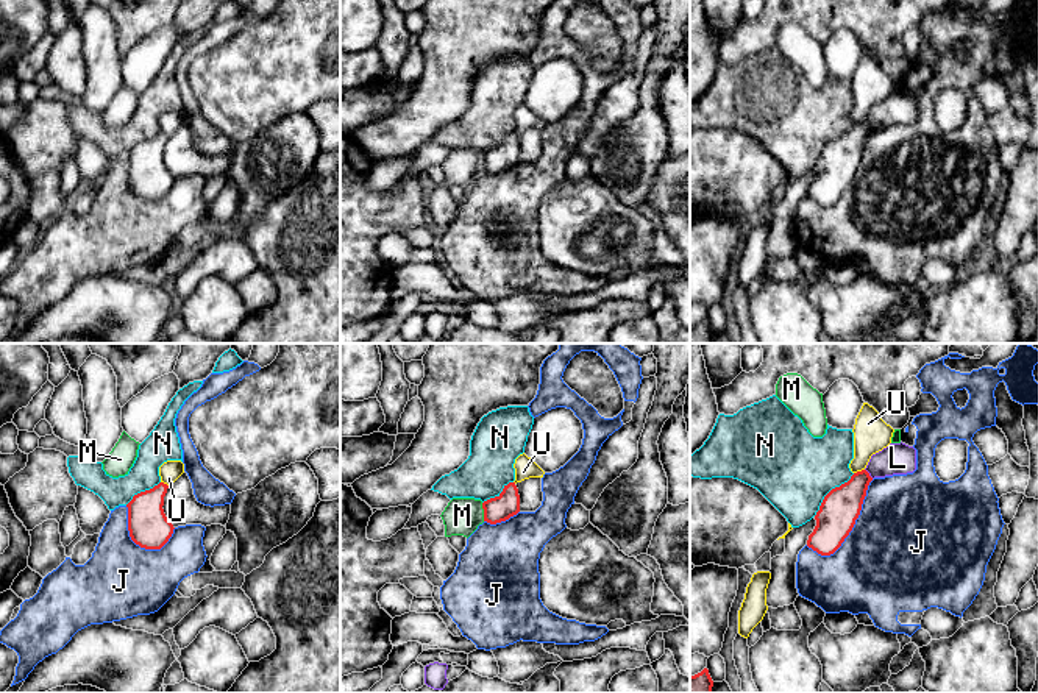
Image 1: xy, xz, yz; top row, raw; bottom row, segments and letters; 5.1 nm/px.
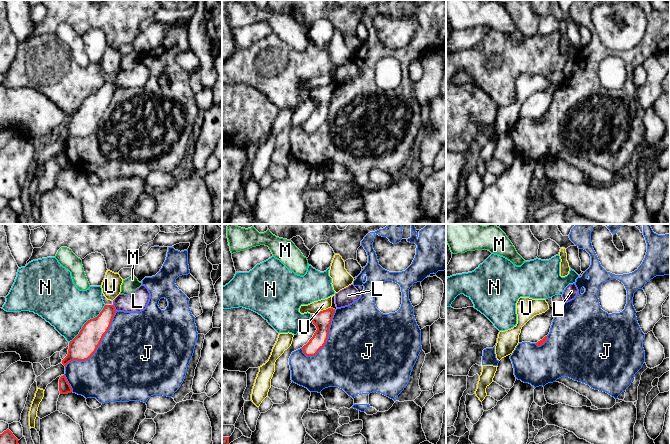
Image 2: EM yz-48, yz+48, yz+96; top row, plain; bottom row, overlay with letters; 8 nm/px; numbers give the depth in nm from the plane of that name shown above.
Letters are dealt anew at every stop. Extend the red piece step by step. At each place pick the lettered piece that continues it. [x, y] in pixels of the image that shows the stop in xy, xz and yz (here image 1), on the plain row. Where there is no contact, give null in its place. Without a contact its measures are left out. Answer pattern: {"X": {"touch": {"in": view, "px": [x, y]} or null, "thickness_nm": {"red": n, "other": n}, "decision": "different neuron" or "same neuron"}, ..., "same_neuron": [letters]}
{"J": {"touch": {"in": "yz", "px": [853, 177]}, "thickness_nm": {"red": 200, "other": 500}, "decision": "different neuron"}, "L": {"touch": {"in": "yz", "px": [868, 124]}, "thickness_nm": {"red": 200, "other": 160}, "decision": "different neuron"}, "M": {"touch": {"in": "xz", "px": [484, 163]}, "thickness_nm": {"red": 130, "other": 190}, "decision": "different neuron"}, "N": {"touch": {"in": "yz", "px": [829, 142]}, "thickness_nm": {"red": 200, "other": 400}, "decision": "different neuron"}, "U": {"touch": {"in": "yz", "px": [859, 122]}, "thickness_nm": {"red": 200, "other": 190}, "decision": "different neuron"}, "same_neuron": []}

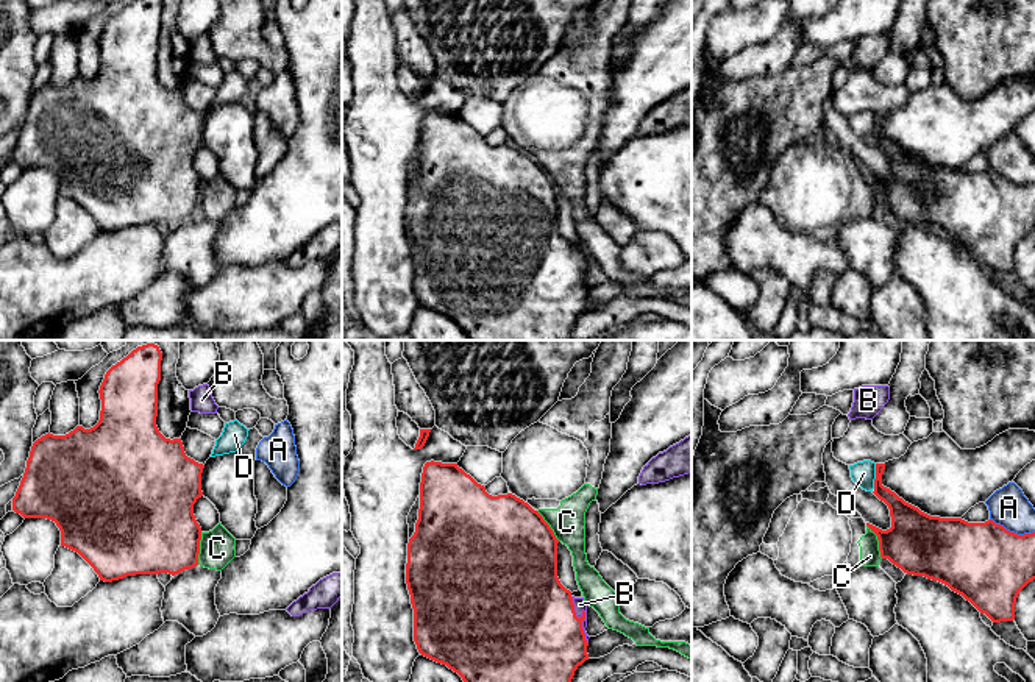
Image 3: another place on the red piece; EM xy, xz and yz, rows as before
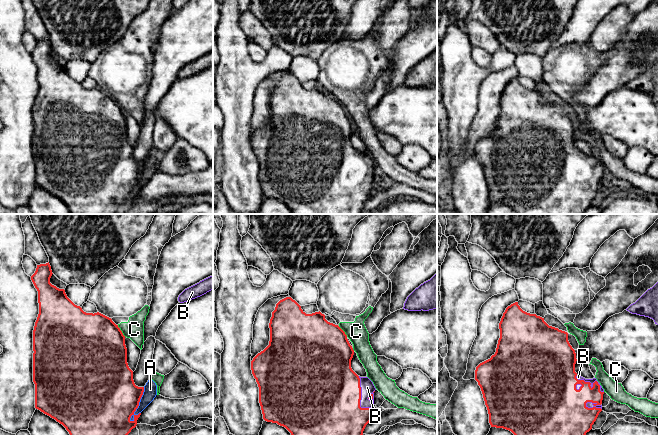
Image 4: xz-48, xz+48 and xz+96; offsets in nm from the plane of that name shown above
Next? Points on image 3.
{"A": {"touch": {"in": "yz", "px": [1012, 183]}, "thickness_nm": {"red": 420, "other": 200}, "decision": "different neuron"}, "B": {"touch": {"in": "xz", "px": [584, 267]}, "thickness_nm": {"red": 440, "other": 60}, "decision": "same neuron"}, "C": {"touch": {"in": "yz", "px": [879, 192]}, "thickness_nm": {"red": 320, "other": 110}, "decision": "different neuron"}, "D": {"touch": {"in": "yz", "px": [876, 127]}, "thickness_nm": {"red": 140, "other": 130}, "decision": "different neuron"}, "same_neuron": ["B"]}

